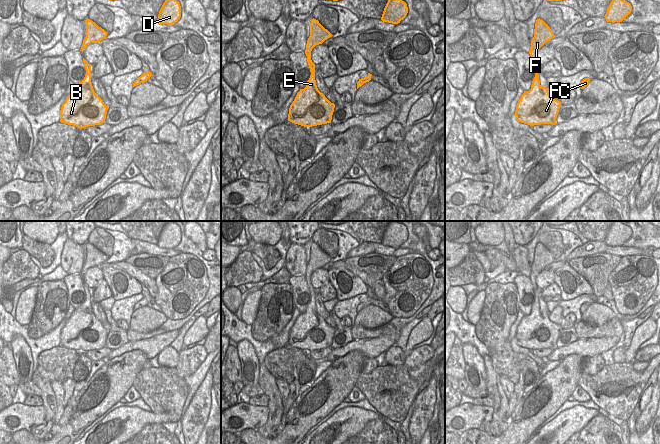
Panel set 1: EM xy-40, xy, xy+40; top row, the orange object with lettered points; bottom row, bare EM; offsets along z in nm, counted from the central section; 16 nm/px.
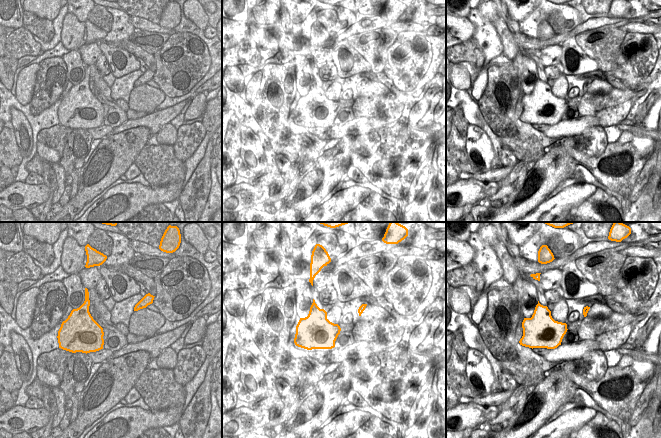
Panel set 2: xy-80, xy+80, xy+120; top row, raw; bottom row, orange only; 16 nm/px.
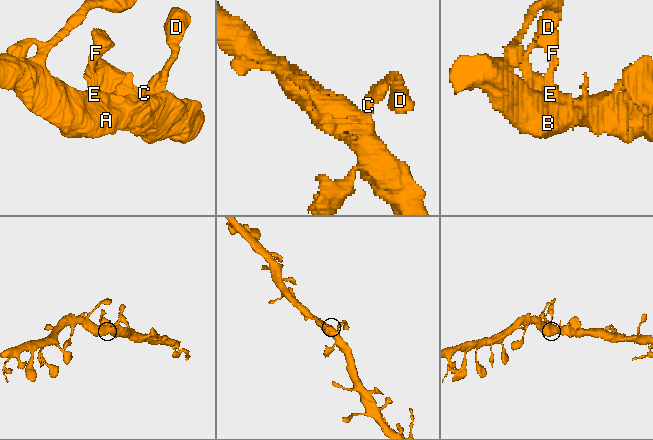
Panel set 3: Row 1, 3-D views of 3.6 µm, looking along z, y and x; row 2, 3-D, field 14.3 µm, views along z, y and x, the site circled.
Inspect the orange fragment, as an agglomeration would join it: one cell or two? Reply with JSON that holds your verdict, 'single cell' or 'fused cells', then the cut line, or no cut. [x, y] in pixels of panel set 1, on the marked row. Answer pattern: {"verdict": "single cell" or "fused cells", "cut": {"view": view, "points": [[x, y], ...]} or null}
{"verdict": "single cell", "cut": null}

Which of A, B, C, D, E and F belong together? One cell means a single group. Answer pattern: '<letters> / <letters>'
A B C D E F

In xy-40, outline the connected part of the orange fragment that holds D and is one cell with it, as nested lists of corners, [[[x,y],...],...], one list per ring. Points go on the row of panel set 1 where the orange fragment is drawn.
[[[165,0],[159,11],[157,21],[159,24],[174,25],[180,17],[180,3],[177,0]]]

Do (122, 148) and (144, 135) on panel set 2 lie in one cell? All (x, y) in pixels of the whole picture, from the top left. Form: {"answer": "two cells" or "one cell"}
{"answer": "one cell"}

